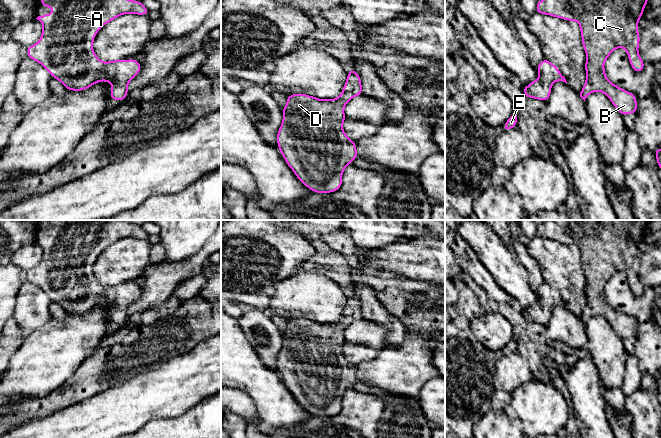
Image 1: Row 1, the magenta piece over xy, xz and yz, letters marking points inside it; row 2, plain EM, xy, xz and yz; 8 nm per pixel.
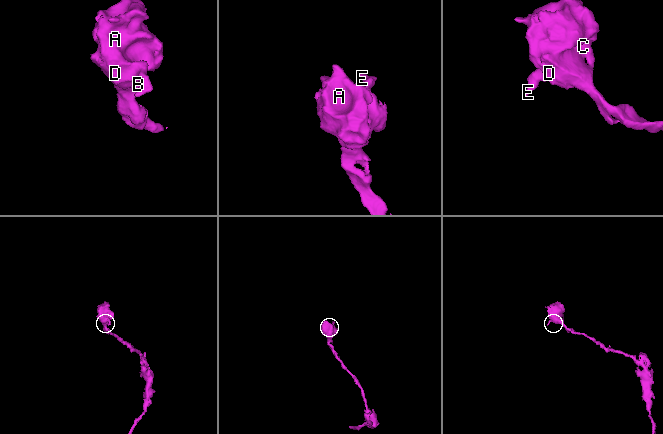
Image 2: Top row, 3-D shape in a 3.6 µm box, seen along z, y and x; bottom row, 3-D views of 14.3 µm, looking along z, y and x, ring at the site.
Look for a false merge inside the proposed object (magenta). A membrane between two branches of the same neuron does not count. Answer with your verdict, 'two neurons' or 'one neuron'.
one neuron

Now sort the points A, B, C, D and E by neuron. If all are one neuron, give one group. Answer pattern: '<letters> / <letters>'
A B C D E

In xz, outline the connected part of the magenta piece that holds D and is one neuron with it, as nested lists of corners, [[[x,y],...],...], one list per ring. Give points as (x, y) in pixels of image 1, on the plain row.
[[[351,293],[338,322],[318,323],[302,317],[287,320],[286,330],[282,333],[282,347],[277,356],[278,372],[296,401],[312,416],[331,417],[339,414],[346,390],[358,381],[355,365],[343,355],[343,346],[346,344],[345,329],[360,319],[360,300]]]

